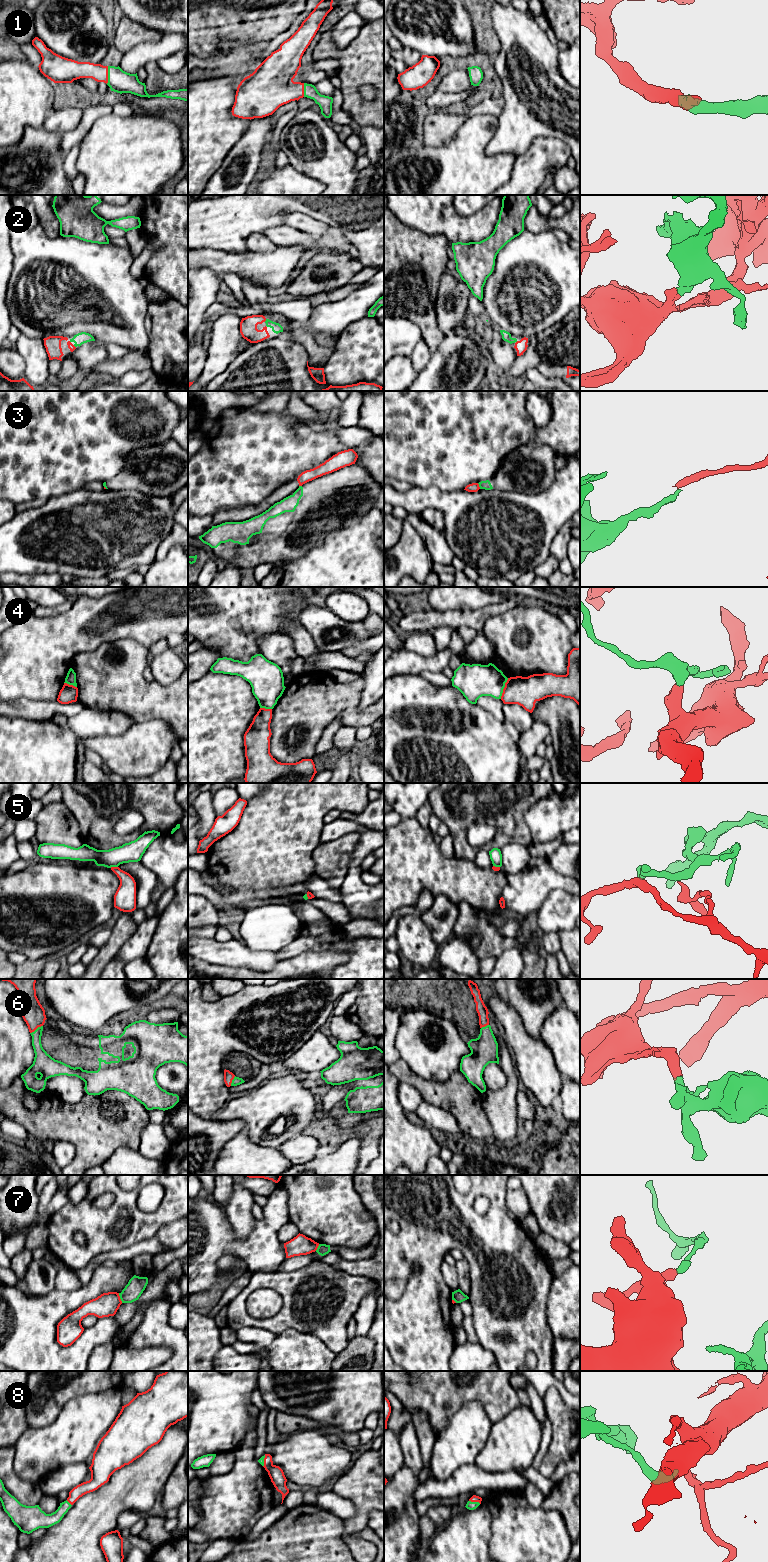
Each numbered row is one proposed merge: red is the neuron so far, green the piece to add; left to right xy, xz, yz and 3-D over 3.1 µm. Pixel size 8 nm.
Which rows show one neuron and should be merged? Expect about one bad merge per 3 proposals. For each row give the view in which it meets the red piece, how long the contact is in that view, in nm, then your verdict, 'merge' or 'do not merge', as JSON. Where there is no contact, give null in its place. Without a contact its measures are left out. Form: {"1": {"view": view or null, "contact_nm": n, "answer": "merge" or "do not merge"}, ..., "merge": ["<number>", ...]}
{"1": {"view": "xy", "contact_nm": 140, "answer": "merge"}, "2": {"view": "xz", "contact_nm": 30, "answer": "merge"}, "3": {"view": "yz", "contact_nm": 50, "answer": "do not merge"}, "4": {"view": "yz", "contact_nm": 180, "answer": "do not merge"}, "5": {"view": "xy", "contact_nm": 60, "answer": "do not merge"}, "6": {"view": "xy", "contact_nm": 120, "answer": "merge"}, "7": {"view": "xy", "contact_nm": 90, "answer": "do not merge"}, "8": {"view": "yz", "contact_nm": 100, "answer": "merge"}, "merge": ["1", "2", "6", "8"]}

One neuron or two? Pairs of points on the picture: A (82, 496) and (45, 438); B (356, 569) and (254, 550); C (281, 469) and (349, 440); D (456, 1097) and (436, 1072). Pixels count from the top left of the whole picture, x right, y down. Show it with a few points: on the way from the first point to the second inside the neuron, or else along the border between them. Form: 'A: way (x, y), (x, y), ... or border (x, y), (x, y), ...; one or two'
A: border (82, 488), (55, 496); two
B: border (319, 545), (296, 559), (286, 561), (281, 566); two
C: border (343, 427), (336, 433), (341, 442); two
D: border (459, 1069), (443, 1081), (430, 1081), (420, 1076); two

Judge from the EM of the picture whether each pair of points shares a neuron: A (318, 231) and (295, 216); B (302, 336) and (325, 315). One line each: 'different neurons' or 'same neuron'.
A: same neuron
B: same neuron

